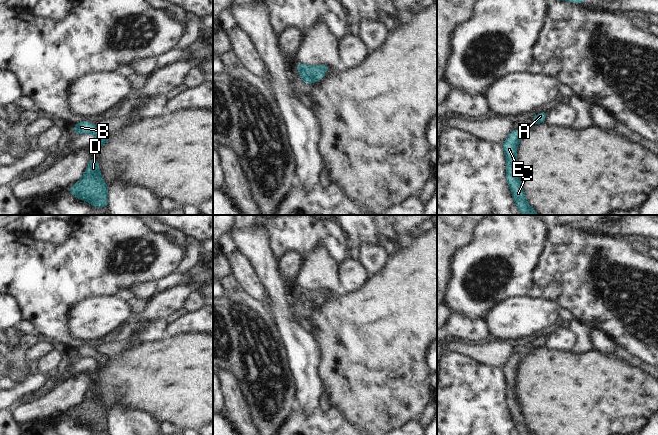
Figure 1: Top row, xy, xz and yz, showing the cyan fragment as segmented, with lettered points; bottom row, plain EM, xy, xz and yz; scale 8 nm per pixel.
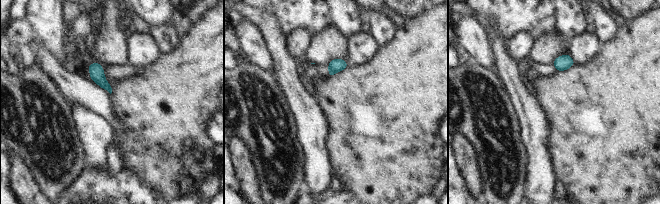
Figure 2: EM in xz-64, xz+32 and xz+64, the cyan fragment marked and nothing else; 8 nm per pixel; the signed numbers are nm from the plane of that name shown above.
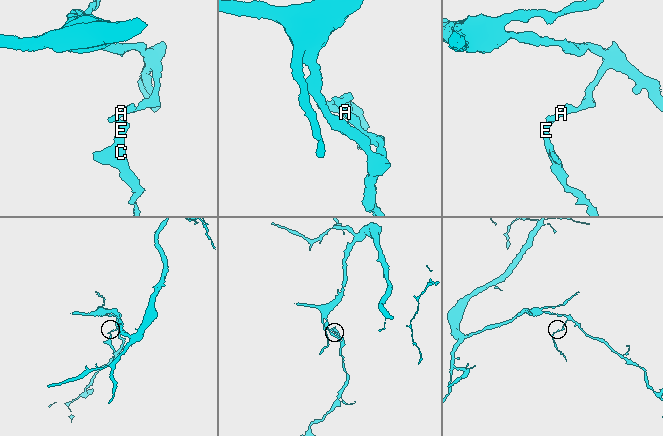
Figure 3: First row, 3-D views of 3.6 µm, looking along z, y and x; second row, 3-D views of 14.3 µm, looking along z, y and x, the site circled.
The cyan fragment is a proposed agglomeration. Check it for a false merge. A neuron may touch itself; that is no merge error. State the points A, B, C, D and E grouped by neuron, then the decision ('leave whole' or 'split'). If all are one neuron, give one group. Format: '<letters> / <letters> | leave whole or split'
A B C D E | leave whole

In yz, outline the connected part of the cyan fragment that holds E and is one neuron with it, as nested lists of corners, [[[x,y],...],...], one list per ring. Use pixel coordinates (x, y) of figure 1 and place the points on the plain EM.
[[[512,354],[508,362],[502,368],[506,381],[506,404],[510,411],[512,421],[519,435],[535,435],[528,429],[526,419],[522,413],[518,400],[516,375],[520,362],[525,359],[523,354]]]

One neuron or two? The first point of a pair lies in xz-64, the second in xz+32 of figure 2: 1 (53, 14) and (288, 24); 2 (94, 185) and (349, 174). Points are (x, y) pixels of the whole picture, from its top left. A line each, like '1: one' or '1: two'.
1: two
2: two

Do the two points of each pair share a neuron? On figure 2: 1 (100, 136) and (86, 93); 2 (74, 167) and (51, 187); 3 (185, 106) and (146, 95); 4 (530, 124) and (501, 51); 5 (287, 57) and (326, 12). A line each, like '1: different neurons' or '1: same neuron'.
1: different neurons
2: same neuron
3: same neuron
4: same neuron
5: different neurons

